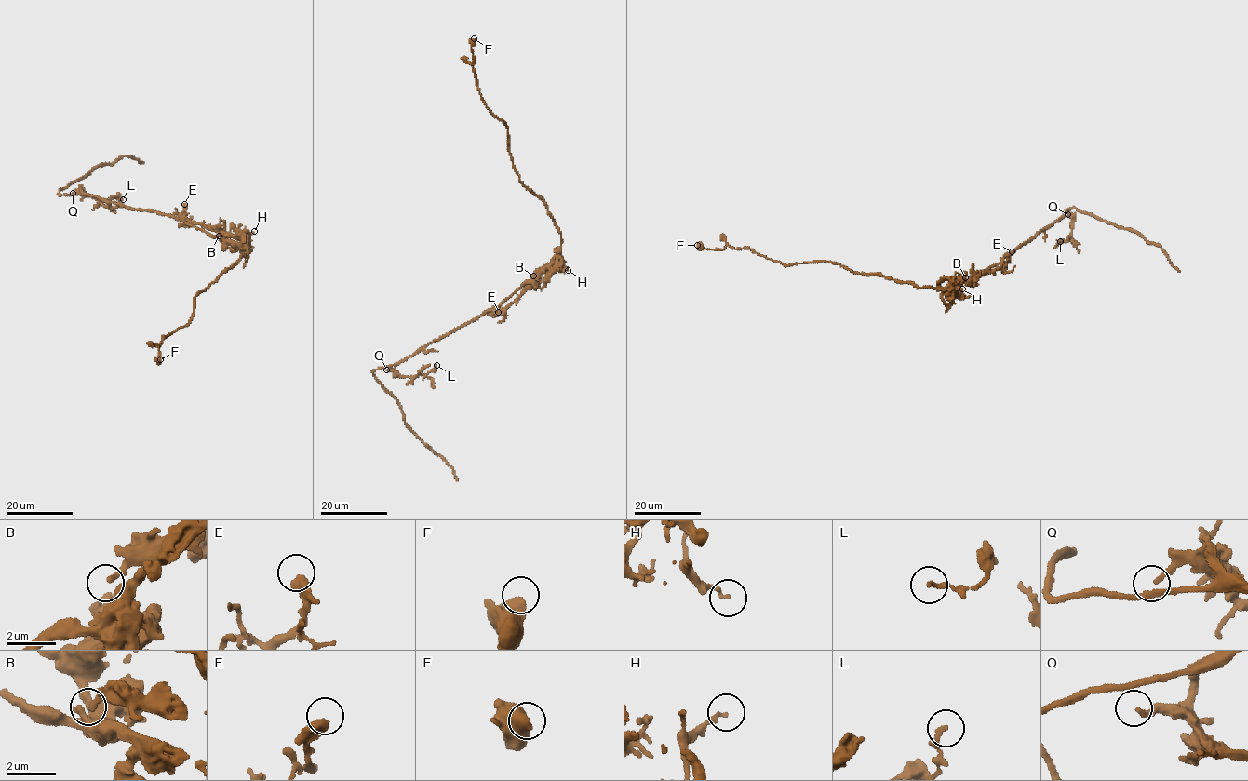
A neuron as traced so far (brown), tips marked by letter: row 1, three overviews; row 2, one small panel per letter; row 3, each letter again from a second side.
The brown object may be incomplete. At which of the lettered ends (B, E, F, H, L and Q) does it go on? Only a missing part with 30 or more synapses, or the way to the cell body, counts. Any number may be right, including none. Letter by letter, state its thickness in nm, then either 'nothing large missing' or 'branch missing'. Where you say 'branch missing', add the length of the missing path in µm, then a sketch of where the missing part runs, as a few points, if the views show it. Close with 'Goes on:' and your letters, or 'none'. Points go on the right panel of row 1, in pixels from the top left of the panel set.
B: 170 nm | nothing large missing
E: 460 nm | nothing large missing
F: 700 nm | nothing large missing
H: 140 nm | nothing large missing
L: 180 nm | nothing large missing
Q: 200 nm | nothing large missing
Goes on: none

